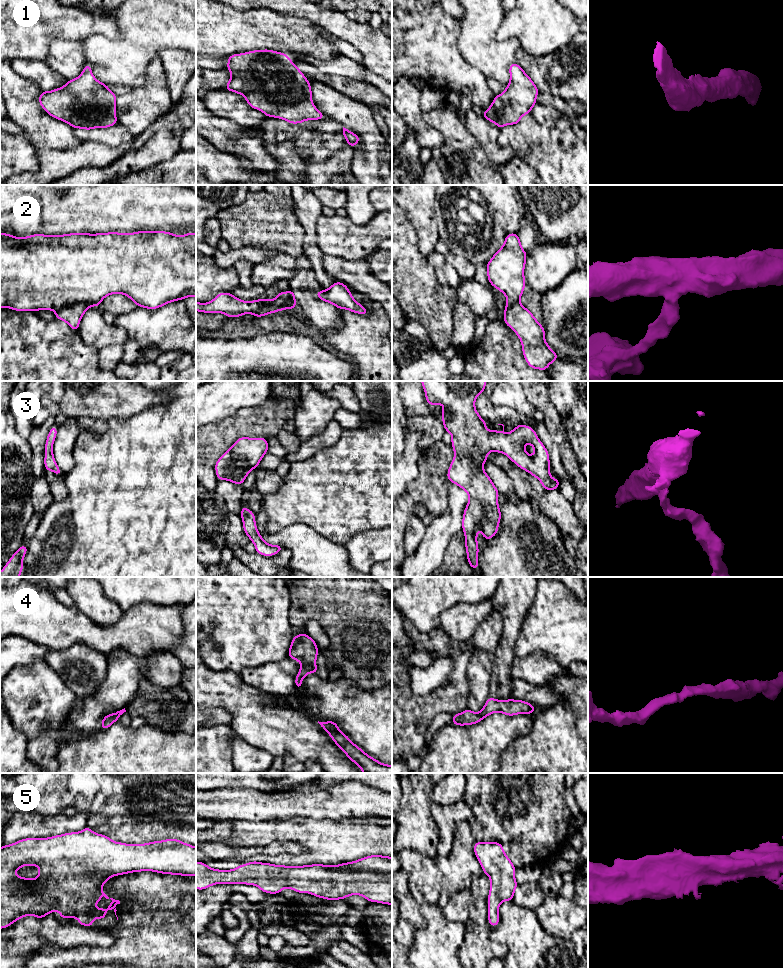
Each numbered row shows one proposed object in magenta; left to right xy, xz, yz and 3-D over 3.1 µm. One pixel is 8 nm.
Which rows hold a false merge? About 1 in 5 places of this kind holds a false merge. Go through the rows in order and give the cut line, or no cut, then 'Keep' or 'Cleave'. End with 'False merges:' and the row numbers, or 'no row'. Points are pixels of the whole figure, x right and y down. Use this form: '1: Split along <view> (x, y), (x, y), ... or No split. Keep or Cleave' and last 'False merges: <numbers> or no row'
1: No split. Keep
2: Split along xy (90, 305), (84, 302), (68, 303), (55, 311). Cleave
3: No split. Keep
4: No split. Keep
5: No split. Keep
False merges: 2

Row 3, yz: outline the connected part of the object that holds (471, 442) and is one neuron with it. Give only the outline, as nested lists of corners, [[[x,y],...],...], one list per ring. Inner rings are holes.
[[[420,381],[423,385],[424,388],[424,392],[425,392],[425,398],[428,402],[429,407],[431,407],[434,404],[440,404],[444,406],[444,409],[441,413],[441,417],[443,420],[443,426],[444,426],[444,430],[448,431],[451,435],[452,435],[452,440],[451,440],[451,445],[454,449],[454,459],[451,462],[448,472],[447,472],[447,480],[451,481],[452,483],[456,484],[457,486],[459,486],[460,488],[464,489],[469,496],[469,500],[467,503],[466,508],[464,509],[464,513],[463,513],[463,519],[462,519],[462,530],[464,531],[464,535],[465,535],[465,548],[466,548],[466,552],[467,552],[467,560],[469,565],[471,566],[472,569],[479,569],[479,563],[477,560],[477,556],[479,554],[479,548],[478,548],[478,542],[477,542],[477,530],[480,528],[482,531],[482,535],[484,537],[485,540],[490,540],[492,537],[494,537],[497,533],[498,533],[498,526],[501,520],[501,511],[499,509],[499,505],[498,505],[498,497],[499,497],[499,491],[497,490],[497,488],[495,487],[493,481],[490,479],[490,477],[487,475],[487,473],[484,471],[483,468],[483,464],[485,462],[487,462],[487,455],[491,452],[491,451],[495,451],[498,453],[503,453],[505,454],[512,462],[514,462],[519,468],[521,468],[524,471],[528,471],[530,475],[535,476],[542,484],[543,488],[545,488],[547,491],[551,492],[553,489],[559,489],[559,483],[560,480],[558,478],[553,479],[550,475],[550,460],[549,460],[549,453],[546,449],[546,447],[544,446],[544,444],[540,441],[540,439],[538,438],[536,432],[534,431],[533,427],[531,426],[526,426],[523,424],[519,424],[517,425],[510,433],[506,433],[504,431],[504,425],[503,424],[498,424],[498,425],[502,425],[503,426],[503,431],[500,432],[498,430],[487,430],[486,429],[486,421],[483,420],[480,415],[478,414],[476,408],[475,408],[475,400],[478,397],[478,395],[482,392],[485,391],[485,387],[486,387],[486,381]],[[526,443],[529,443],[533,446],[534,448],[534,455],[533,456],[529,456],[528,453],[525,451],[524,449],[524,445]]]

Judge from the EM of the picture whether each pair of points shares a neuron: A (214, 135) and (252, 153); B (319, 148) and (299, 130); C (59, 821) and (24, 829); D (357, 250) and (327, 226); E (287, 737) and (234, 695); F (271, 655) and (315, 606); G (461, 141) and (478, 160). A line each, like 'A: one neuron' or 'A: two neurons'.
A: one neuron
B: one neuron
C: one neuron
D: one neuron
E: one neuron
F: two neurons
G: one neuron

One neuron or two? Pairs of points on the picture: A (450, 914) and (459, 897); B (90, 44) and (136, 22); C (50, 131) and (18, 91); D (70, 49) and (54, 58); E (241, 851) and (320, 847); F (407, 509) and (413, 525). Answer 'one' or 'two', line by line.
A: one
B: one
C: one
D: one
E: two
F: two

